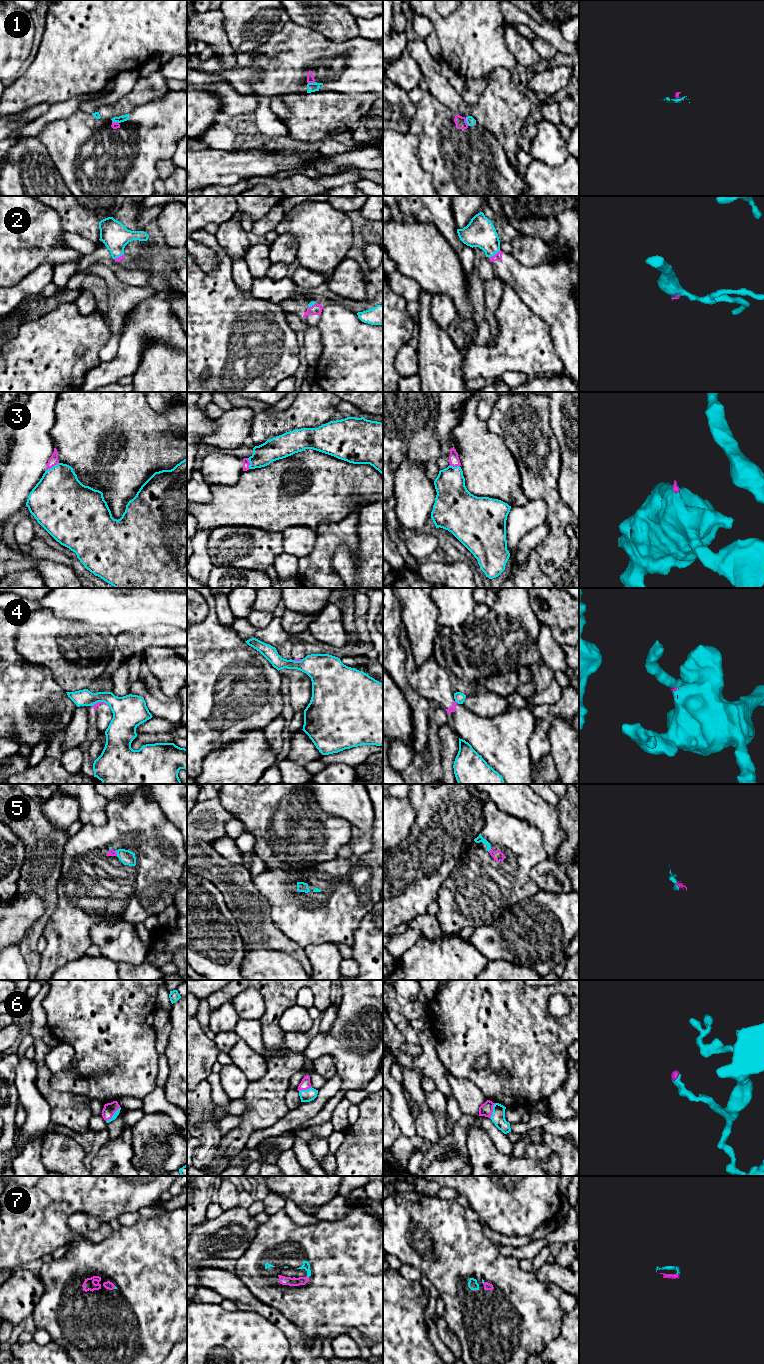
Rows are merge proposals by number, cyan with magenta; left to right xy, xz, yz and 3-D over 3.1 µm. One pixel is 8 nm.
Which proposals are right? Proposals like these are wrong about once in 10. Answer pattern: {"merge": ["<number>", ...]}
{"merge": ["1", "2", "3", "5", "6", "7"]}

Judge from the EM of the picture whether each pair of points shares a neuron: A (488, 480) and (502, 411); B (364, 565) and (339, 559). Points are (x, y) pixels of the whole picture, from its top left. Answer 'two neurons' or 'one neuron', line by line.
A: two neurons
B: one neuron

